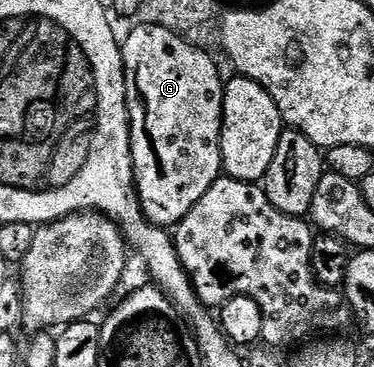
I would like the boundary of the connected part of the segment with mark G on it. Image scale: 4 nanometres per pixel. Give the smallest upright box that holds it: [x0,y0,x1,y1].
[122,25,225,229]

